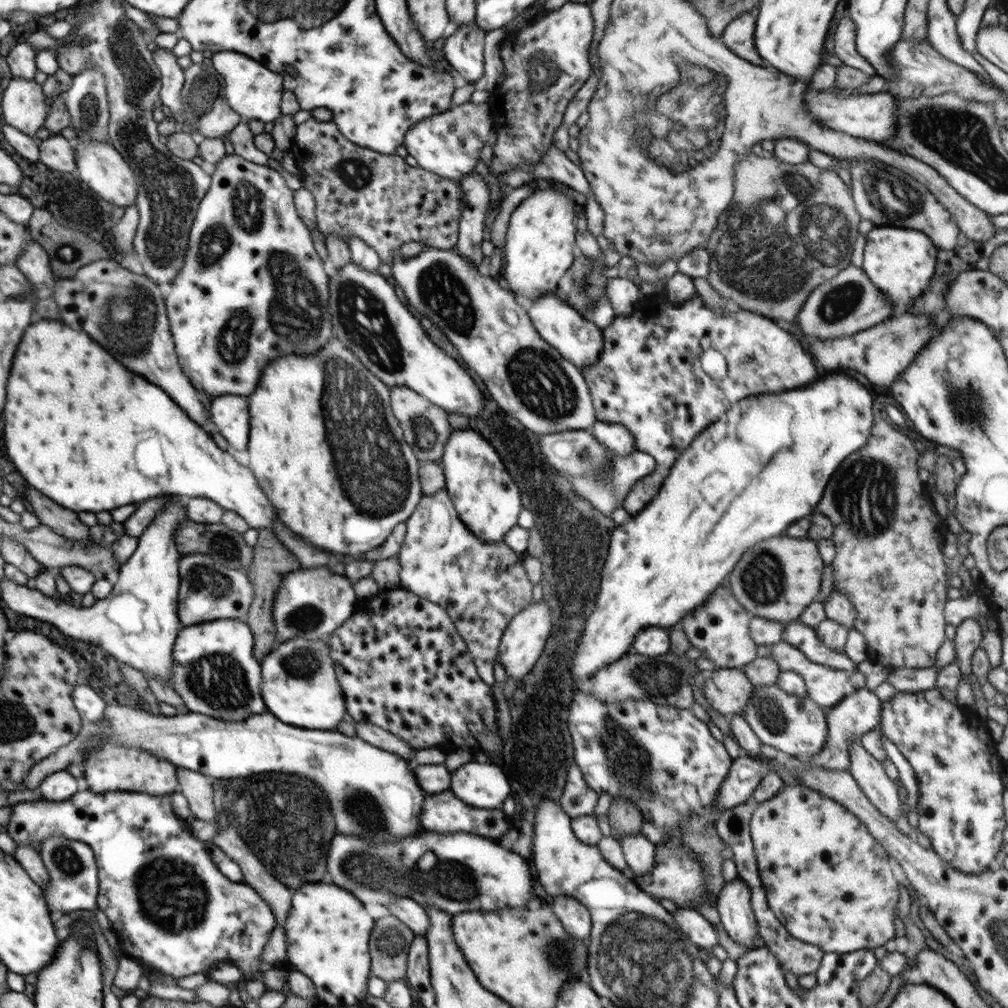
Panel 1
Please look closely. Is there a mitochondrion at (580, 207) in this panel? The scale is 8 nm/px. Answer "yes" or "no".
no

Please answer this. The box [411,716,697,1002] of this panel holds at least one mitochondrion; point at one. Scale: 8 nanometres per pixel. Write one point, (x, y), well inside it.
(558, 956)

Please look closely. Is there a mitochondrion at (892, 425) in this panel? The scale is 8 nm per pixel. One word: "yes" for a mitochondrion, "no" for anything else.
no

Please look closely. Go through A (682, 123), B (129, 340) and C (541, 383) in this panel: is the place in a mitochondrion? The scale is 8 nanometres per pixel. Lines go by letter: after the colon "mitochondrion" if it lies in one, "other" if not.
A: mitochondrion
B: mitochondrion
C: mitochondrion

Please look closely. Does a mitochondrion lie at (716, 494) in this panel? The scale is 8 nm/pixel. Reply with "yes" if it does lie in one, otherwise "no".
no

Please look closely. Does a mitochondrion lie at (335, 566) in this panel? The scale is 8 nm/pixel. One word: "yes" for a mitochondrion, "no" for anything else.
no

